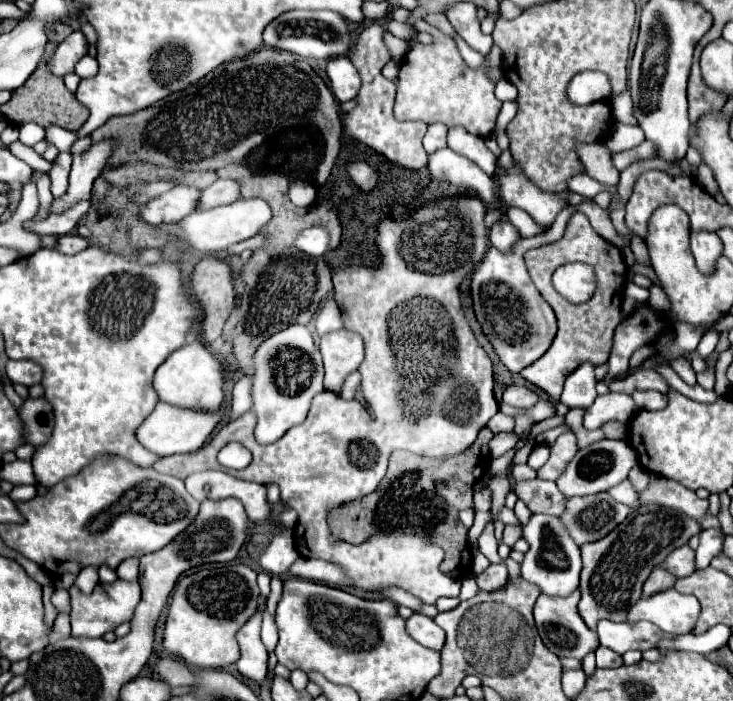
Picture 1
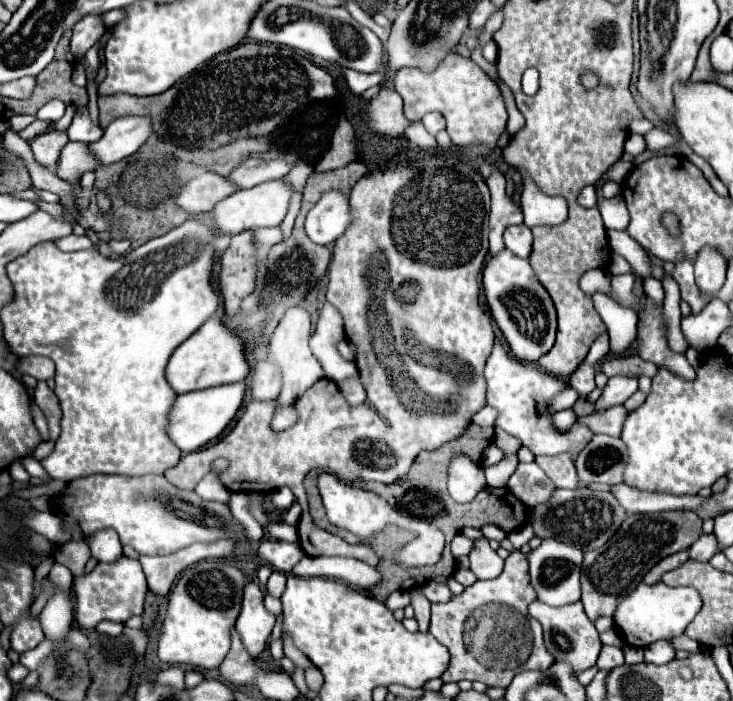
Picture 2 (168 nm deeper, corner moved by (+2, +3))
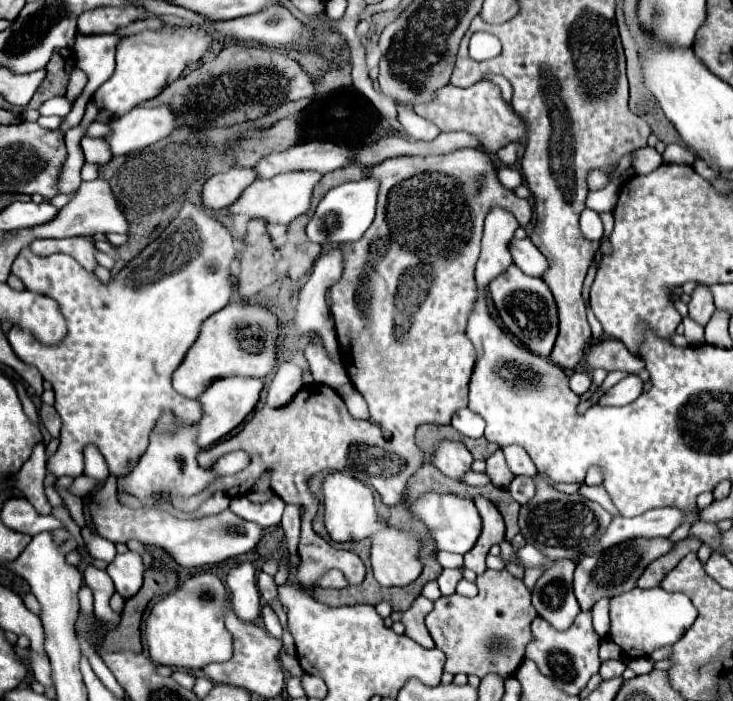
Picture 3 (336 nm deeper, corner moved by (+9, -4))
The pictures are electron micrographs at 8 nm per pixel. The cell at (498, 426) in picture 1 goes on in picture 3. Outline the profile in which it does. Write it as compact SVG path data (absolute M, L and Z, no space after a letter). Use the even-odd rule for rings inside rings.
M462 408L462 410L458 410L454 414L452 426L460 434L470 436L470 438L480 438L484 434L484 420L478 414L474 414L472 410L468 410L468 408Z

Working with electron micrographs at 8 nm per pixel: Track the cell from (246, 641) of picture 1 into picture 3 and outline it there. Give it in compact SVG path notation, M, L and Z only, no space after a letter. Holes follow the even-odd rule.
M240 562L228 572L226 584L232 592L234 610L244 622L256 622L260 616L260 594L256 586L256 570L252 562Z

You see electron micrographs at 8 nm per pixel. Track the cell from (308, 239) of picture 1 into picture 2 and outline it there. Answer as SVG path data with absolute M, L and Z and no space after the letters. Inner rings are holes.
M325 193L321 201L307 213L305 231L317 245L331 245L347 229L349 201L341 193Z

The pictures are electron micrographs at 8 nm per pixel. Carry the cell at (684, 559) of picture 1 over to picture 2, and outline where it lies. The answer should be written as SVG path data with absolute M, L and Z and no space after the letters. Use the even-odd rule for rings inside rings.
M701 535L689 549L689 559L693 561L709 561L715 555L715 537L713 535Z

